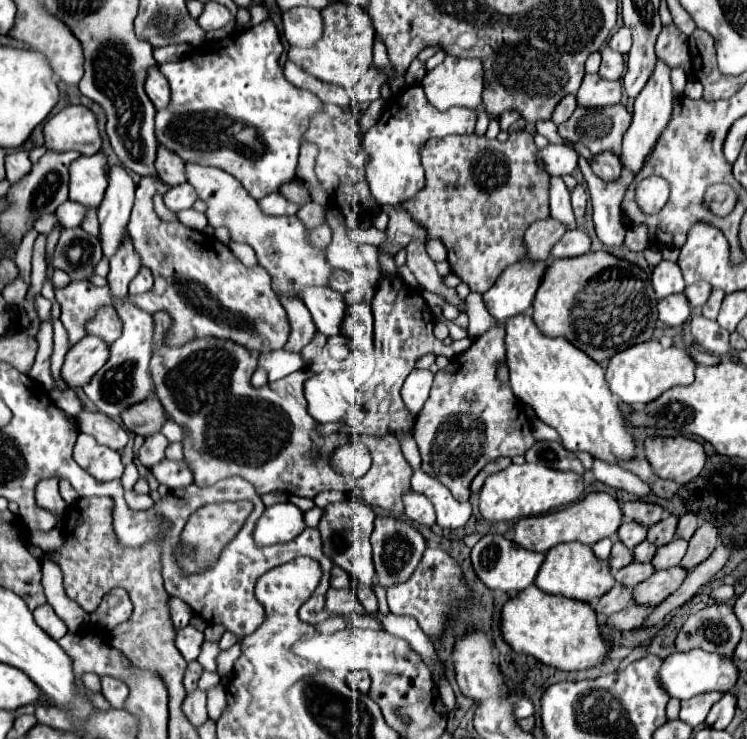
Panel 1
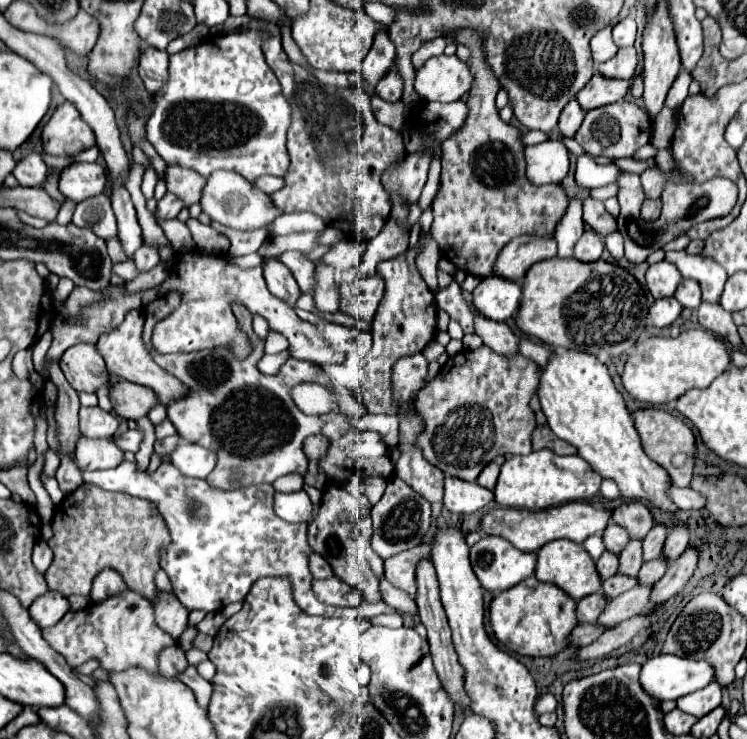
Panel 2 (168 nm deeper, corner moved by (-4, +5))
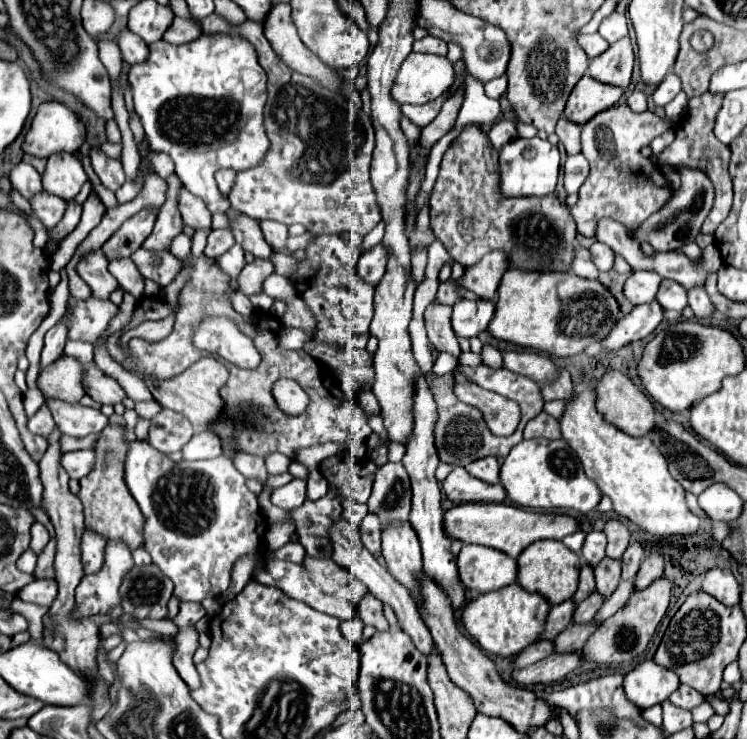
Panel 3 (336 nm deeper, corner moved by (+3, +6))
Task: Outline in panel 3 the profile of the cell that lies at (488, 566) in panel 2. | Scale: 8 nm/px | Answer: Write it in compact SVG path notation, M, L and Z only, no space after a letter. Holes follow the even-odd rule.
M463 545L457 555L461 583L477 593L517 583L517 561L507 553L483 545Z

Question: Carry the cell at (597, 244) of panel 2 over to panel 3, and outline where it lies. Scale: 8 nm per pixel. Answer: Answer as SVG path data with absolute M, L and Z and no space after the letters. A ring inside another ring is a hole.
M595 241L595 243L589 247L589 251L591 251L591 261L593 261L599 269L609 271L609 269L613 267L613 257L615 257L613 249L609 249L607 245L601 245L599 241Z

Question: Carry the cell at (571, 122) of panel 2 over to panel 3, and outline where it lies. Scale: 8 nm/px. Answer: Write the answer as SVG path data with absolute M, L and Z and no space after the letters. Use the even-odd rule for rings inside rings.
M561 117L561 119L557 121L555 133L557 133L557 137L561 139L561 143L565 145L565 151L567 151L569 155L575 155L575 153L581 151L581 145L579 145L581 127L579 127L579 125L573 125L571 121L565 121L565 117Z

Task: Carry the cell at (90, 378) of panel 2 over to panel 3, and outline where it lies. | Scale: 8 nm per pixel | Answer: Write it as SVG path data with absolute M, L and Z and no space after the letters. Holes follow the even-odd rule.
M61 355L57 361L53 361L47 369L39 373L37 385L45 397L77 403L85 395L83 375L85 365L81 365L81 361L69 355Z

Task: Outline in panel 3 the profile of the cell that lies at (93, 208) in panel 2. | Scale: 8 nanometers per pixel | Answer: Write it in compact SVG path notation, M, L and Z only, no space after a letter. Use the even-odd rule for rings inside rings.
M145 251L143 253L133 253L131 261L137 265L139 273L151 281L155 281L159 287L167 287L175 275L179 259L175 259L169 251Z

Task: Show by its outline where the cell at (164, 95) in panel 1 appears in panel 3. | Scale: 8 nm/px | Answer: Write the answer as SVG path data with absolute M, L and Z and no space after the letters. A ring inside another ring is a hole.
M131 31L121 33L119 49L121 49L123 61L127 61L129 65L137 65L137 63L145 61L145 57L149 57L149 47L141 41L141 37L137 37Z

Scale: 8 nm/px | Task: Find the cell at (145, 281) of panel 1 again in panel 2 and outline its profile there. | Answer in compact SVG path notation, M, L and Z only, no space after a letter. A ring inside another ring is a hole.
M142 244L140 250L134 252L134 258L132 258L138 266L140 272L146 272L150 270L152 266L156 266L160 262L160 254L158 254L158 246L148 246L148 244Z

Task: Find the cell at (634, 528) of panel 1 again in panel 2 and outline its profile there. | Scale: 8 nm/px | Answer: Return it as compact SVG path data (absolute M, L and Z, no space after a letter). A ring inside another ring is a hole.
M610 522L606 526L604 534L602 534L602 540L604 540L606 552L620 554L620 550L628 544L628 532L626 530L620 530L620 526L612 526L612 522Z

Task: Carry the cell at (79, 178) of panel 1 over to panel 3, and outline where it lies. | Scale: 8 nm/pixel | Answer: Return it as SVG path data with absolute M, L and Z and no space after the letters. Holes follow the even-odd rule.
M57 153L47 159L47 169L43 173L43 189L69 201L81 191L87 179L89 177L85 169L75 155Z

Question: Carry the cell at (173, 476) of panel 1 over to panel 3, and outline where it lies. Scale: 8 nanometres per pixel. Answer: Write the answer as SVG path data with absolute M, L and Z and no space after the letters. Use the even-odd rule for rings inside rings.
M195 433L191 441L183 447L185 461L203 461L221 455L221 441L213 433Z

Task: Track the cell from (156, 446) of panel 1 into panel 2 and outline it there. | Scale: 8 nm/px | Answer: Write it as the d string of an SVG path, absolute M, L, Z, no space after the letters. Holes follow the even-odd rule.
M126 430L124 434L116 434L112 436L114 444L120 446L120 450L130 450L130 452L138 452L140 442L142 442L142 432L140 430Z

